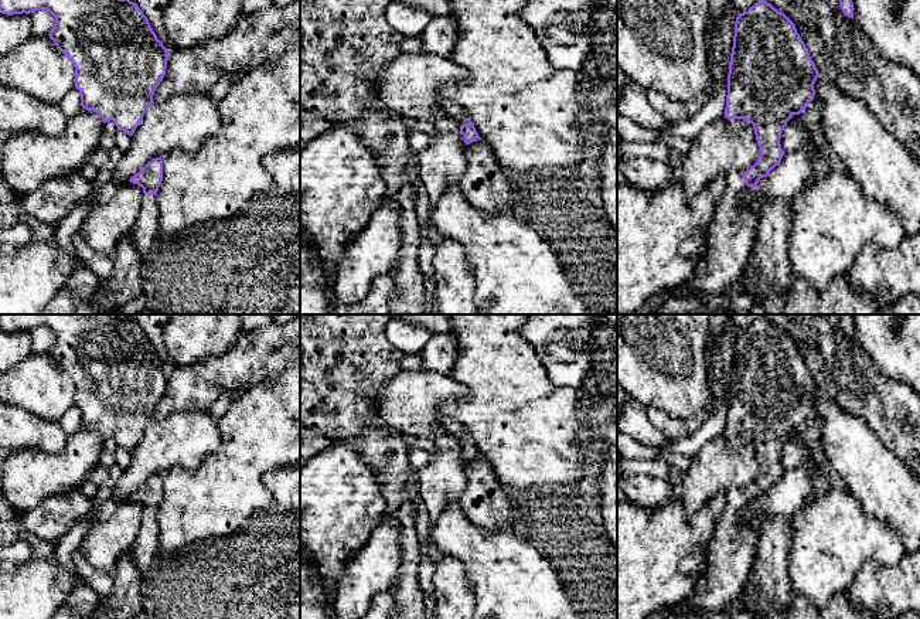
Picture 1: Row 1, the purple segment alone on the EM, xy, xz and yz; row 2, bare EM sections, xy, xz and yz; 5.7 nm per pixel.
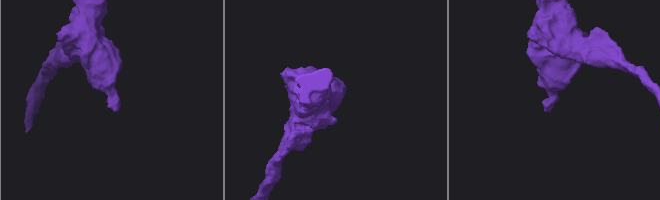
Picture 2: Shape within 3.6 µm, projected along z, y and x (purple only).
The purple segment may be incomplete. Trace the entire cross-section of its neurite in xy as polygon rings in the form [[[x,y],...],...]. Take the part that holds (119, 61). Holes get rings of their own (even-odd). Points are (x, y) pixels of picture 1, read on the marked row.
[[[0,0],[0,13],[7,16],[30,14],[35,10],[47,10],[55,18],[48,35],[75,67],[75,88],[81,92],[81,106],[96,112],[103,123],[113,120],[117,130],[132,136],[153,103],[154,91],[166,75],[170,54],[139,6],[130,0]]]

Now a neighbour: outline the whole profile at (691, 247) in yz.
[[[696,232],[689,239],[684,241],[678,251],[679,256],[691,258],[691,256],[698,255],[698,252],[703,246],[705,239],[706,237],[703,234]]]

